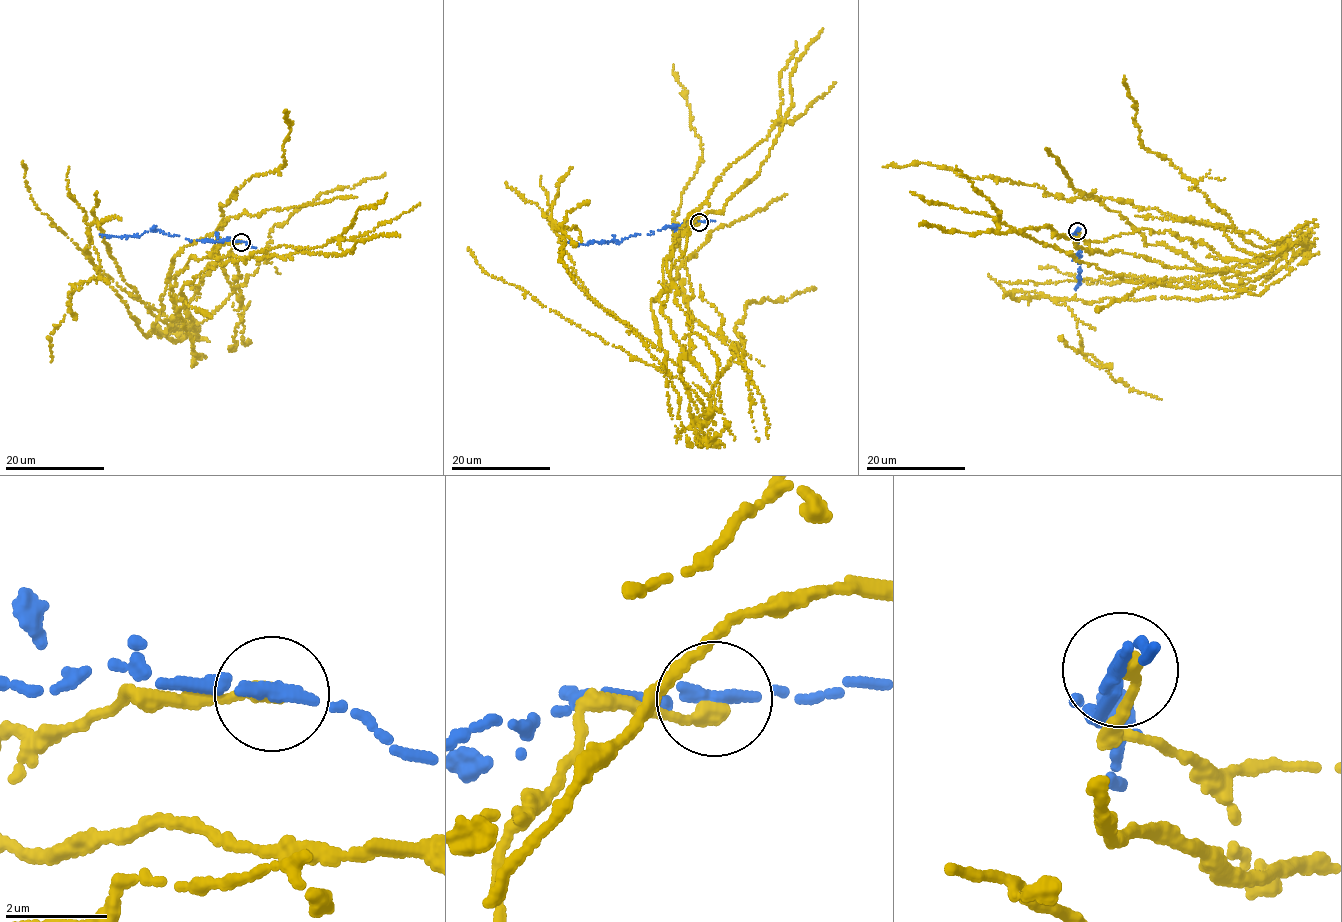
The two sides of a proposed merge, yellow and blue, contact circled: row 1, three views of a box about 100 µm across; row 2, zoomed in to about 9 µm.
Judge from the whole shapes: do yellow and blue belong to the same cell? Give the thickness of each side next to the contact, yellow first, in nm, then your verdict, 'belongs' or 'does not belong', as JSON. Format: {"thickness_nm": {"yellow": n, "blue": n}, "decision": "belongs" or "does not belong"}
{"thickness_nm": {"yellow": 320, "blue": 240}, "decision": "does not belong"}

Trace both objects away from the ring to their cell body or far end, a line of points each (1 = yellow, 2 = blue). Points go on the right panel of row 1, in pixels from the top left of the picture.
1: (1077, 232), (1284, 249), (1225, 298), (1055, 301), (1082, 352), (1161, 399)
2: (1077, 232), (1074, 237), (1080, 251), (1076, 254), (1081, 256), (1078, 262), (1080, 281), (1074, 289)

